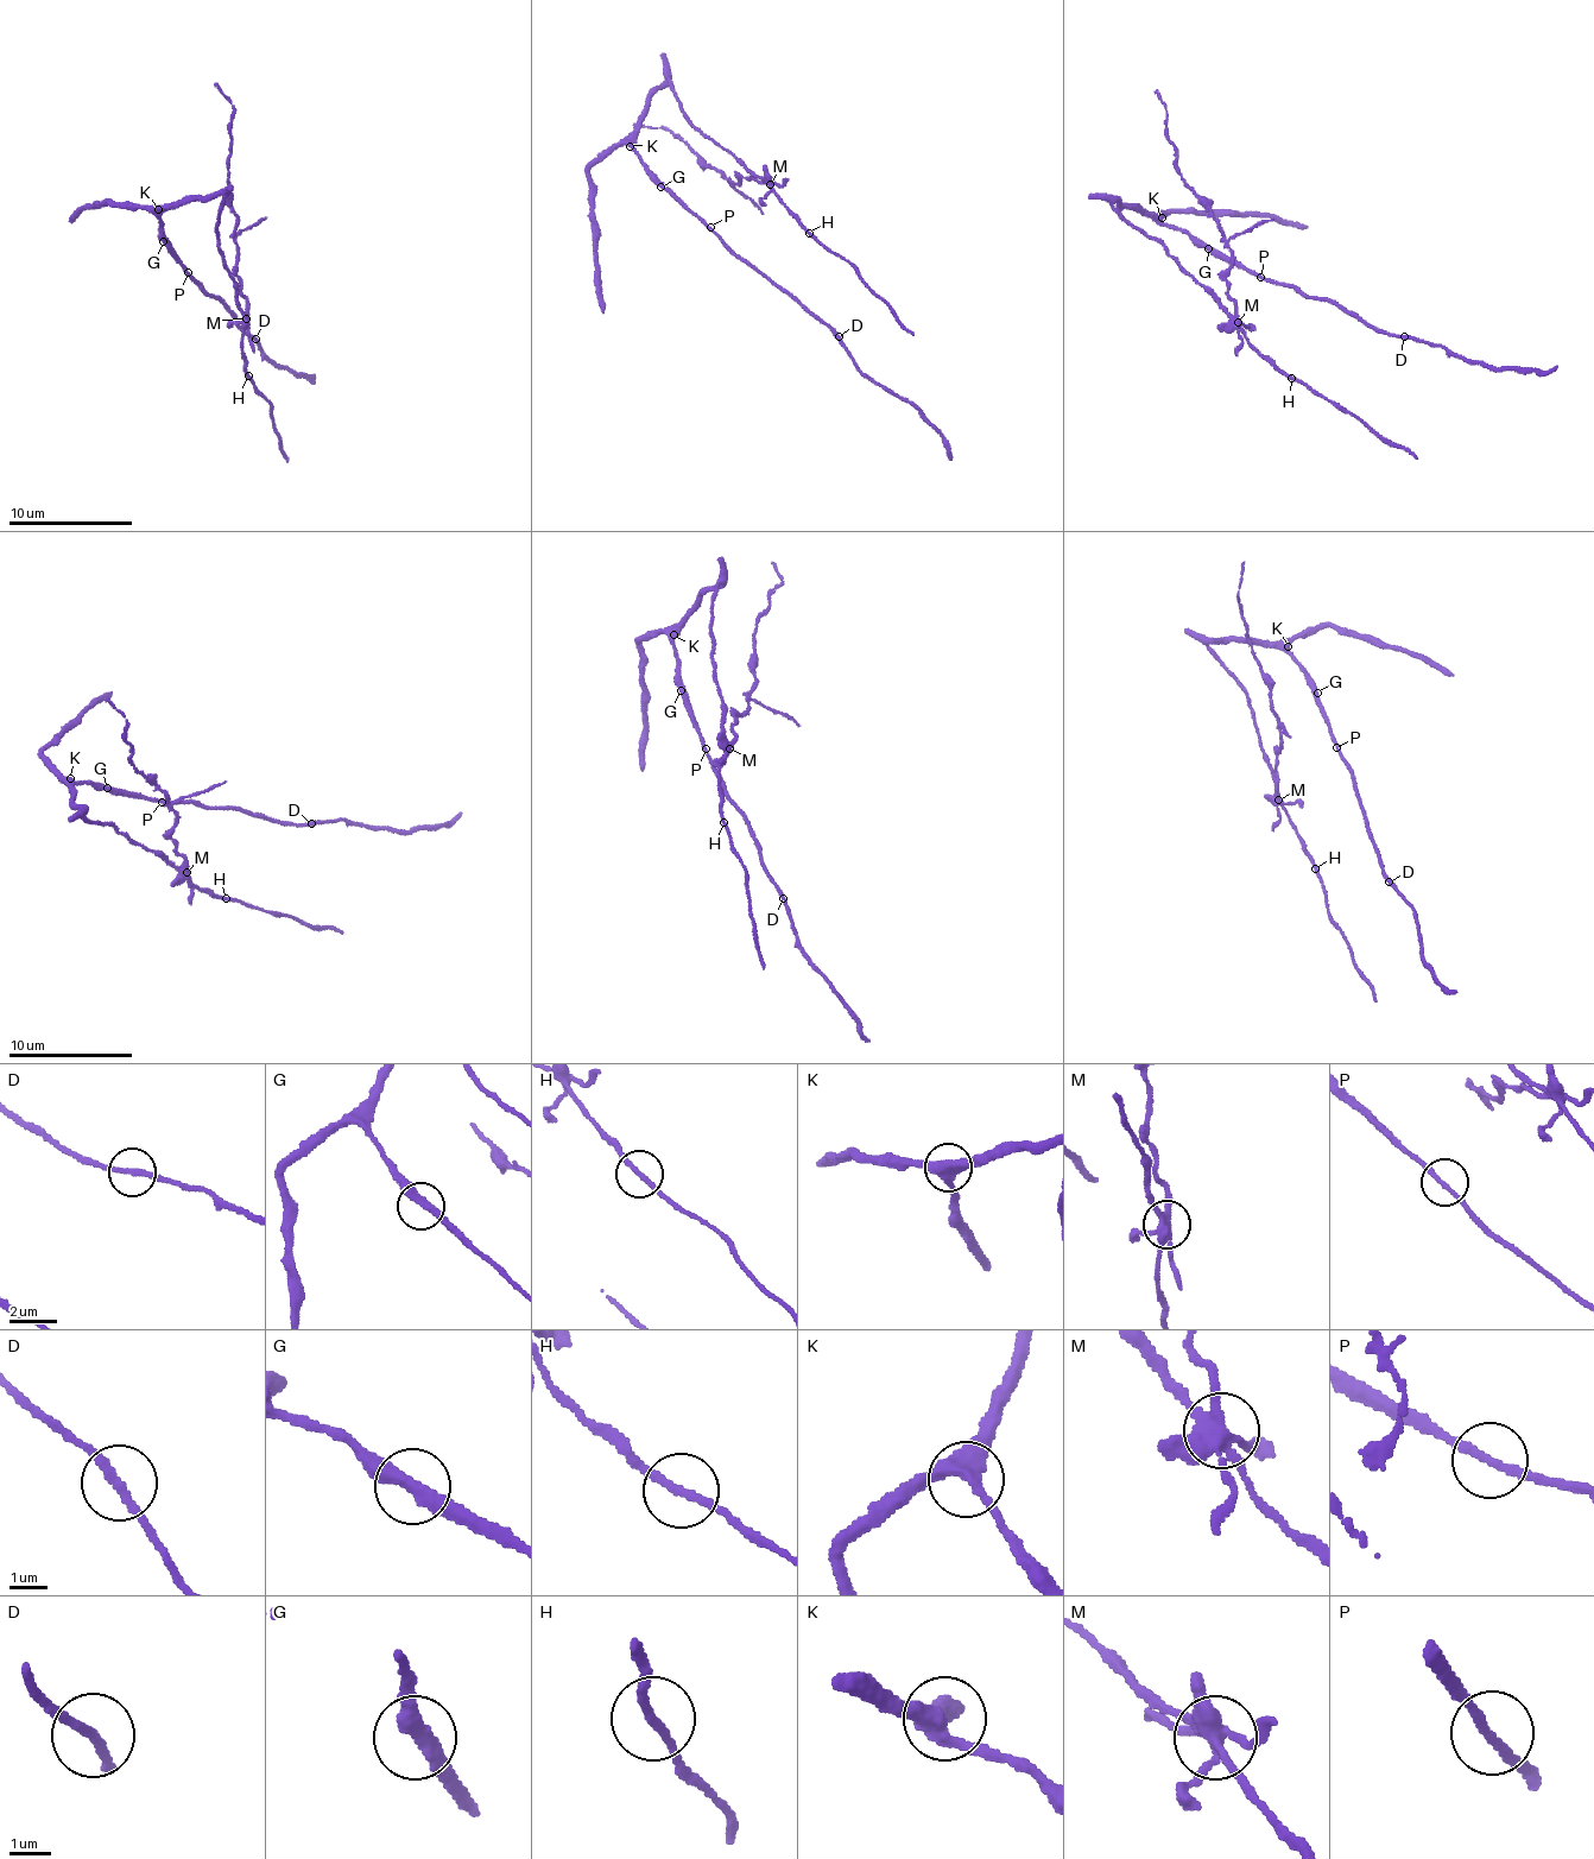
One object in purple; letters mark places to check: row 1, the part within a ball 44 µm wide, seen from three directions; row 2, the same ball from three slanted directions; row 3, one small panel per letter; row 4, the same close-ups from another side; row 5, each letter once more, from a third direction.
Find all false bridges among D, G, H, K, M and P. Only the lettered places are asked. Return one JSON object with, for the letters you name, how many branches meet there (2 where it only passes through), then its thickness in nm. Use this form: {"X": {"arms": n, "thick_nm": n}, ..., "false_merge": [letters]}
{"D": {"arms": 2, "thick_nm": 200}, "M": {"arms": 6, "thick_nm": 380}, "false_merge": ["D", "M"]}

